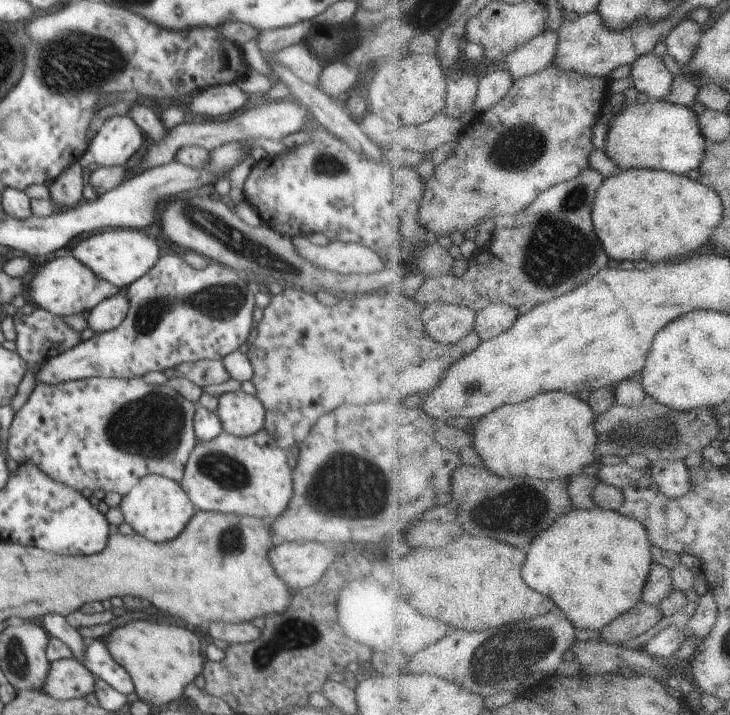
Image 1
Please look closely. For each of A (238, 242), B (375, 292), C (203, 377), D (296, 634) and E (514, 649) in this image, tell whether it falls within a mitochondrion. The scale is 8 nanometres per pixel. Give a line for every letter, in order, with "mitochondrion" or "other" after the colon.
A: mitochondrion
B: other
C: other
D: mitochondrion
E: mitochondrion

